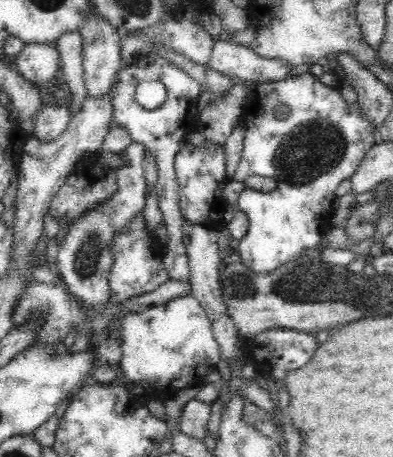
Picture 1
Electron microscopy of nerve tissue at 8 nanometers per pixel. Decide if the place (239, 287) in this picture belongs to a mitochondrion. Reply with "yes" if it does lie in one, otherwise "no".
yes

